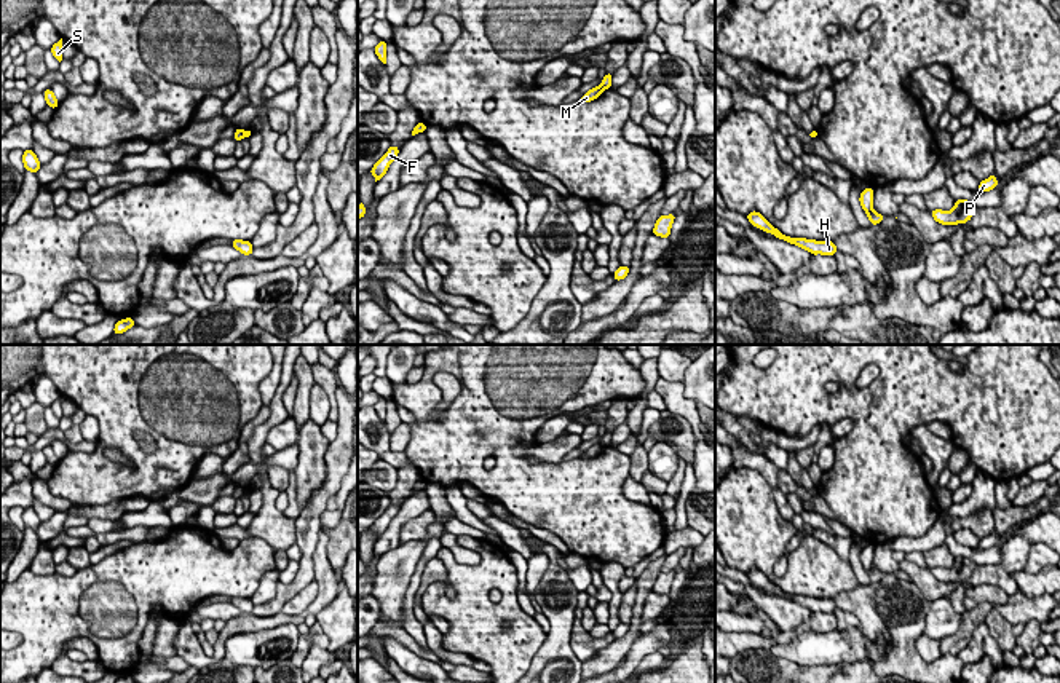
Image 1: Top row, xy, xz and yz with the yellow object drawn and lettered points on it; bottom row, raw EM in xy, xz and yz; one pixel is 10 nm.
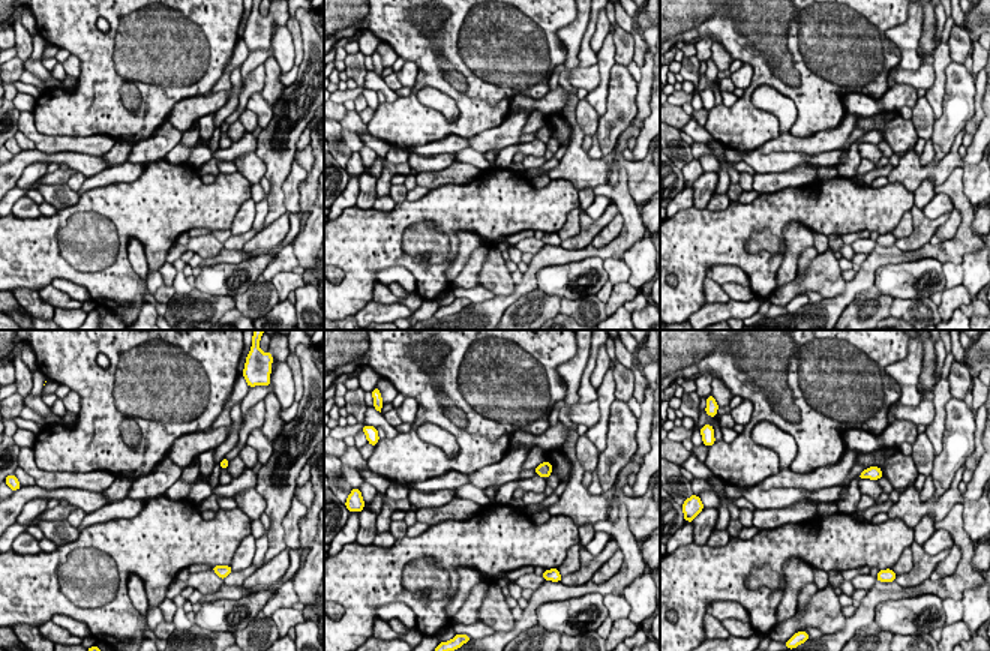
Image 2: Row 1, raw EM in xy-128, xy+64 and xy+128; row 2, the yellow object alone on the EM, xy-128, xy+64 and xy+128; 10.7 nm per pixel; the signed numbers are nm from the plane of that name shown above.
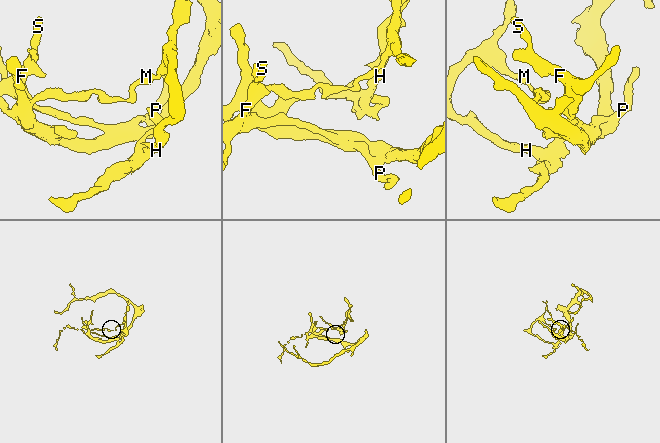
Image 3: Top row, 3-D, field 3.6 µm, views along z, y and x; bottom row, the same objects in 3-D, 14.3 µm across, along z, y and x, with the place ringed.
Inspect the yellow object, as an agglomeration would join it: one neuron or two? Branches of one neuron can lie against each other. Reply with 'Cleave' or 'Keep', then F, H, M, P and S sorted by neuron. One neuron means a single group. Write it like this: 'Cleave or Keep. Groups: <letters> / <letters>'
Cleave. Groups: F M P S / H

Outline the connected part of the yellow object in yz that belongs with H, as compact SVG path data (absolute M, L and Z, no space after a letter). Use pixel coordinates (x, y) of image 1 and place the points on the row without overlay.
M752 568L750 571L746 573L747 578L766 589L766 590L771 590L774 592L777 597L784 597L790 602L795 602L801 606L806 606L808 610L811 610L813 613L817 613L817 611L822 611L822 613L835 613L835 610L838 608L835 600L832 598L816 598L816 597L806 597L806 595L790 595L790 594L785 594L782 592L777 586L774 586L768 578L766 574L763 574L760 570L757 568Z

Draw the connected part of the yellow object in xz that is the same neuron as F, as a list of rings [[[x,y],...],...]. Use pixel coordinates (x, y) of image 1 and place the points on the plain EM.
[[[390,503],[388,509],[374,522],[374,525],[369,530],[375,535],[375,539],[386,531],[390,522],[399,512],[399,507],[401,506]]]

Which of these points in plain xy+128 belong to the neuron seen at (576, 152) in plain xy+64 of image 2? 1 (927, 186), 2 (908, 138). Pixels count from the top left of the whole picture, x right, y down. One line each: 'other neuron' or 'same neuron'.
1: other neuron
2: other neuron

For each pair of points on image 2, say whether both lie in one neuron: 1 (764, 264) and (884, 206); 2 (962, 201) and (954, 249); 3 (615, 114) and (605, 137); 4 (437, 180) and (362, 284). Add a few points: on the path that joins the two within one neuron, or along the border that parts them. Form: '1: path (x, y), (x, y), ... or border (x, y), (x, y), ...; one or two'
1: path (746, 228), (767, 210), (780, 207), (837, 207); one
2: path (966, 213), (965, 237); one
3: path (615, 120), (608, 131); one
4: border (465, 183), (444, 183), (429, 191); two

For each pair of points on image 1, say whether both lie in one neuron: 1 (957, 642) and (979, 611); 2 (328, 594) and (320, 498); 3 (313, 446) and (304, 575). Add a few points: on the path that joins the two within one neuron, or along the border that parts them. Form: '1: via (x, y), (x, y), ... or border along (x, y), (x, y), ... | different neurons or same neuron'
1: via (965, 634), (972, 619) | same neuron
2: border along (321, 529), (312, 556), (312, 565) | different neurons
3: border along (324, 460), (326, 477), (300, 511) | different neurons

